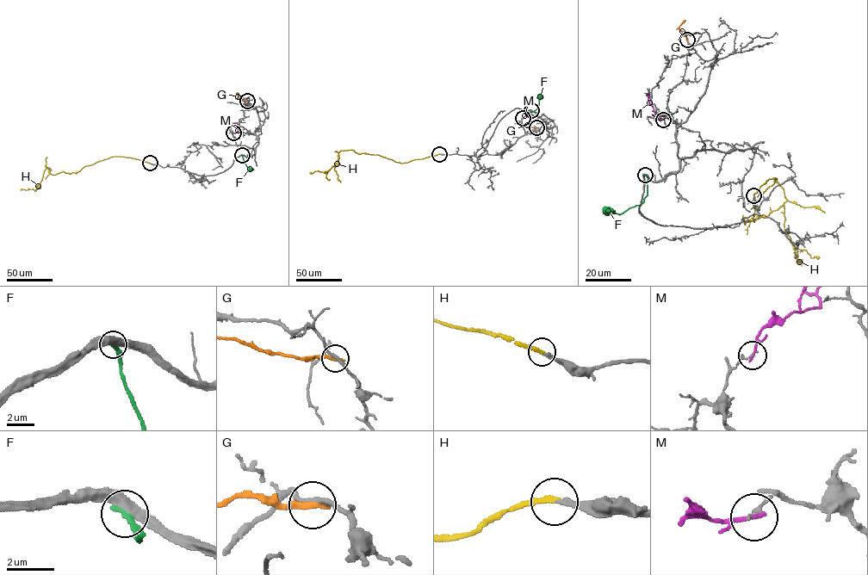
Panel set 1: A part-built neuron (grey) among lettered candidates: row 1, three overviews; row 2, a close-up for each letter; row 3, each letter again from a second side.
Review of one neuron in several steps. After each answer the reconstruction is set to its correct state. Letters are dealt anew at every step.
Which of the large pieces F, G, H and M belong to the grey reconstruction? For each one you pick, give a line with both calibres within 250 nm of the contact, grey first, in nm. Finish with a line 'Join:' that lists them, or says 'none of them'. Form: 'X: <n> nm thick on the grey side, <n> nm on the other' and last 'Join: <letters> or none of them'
H: 180 nm thick on the grey side, 200 nm on the other
Join: H

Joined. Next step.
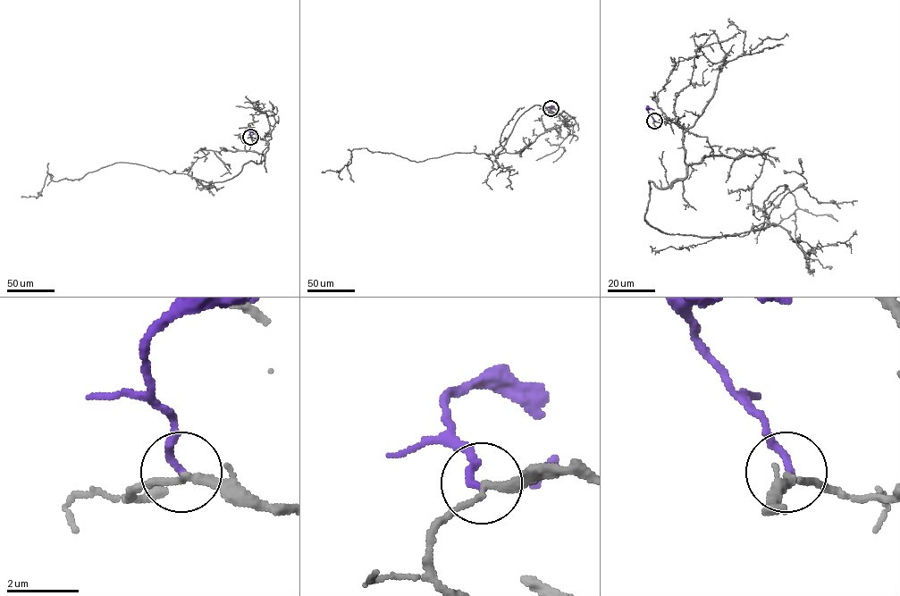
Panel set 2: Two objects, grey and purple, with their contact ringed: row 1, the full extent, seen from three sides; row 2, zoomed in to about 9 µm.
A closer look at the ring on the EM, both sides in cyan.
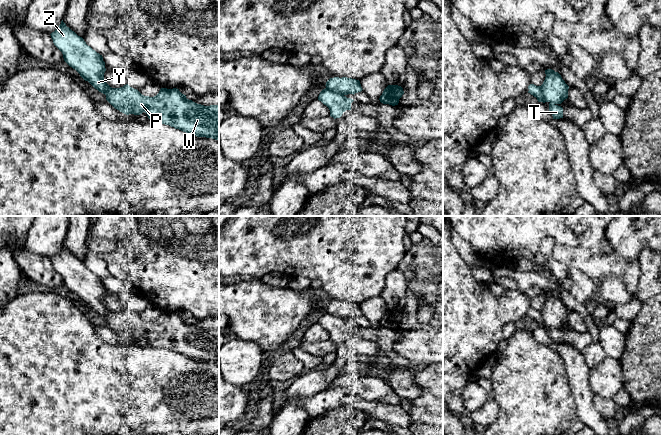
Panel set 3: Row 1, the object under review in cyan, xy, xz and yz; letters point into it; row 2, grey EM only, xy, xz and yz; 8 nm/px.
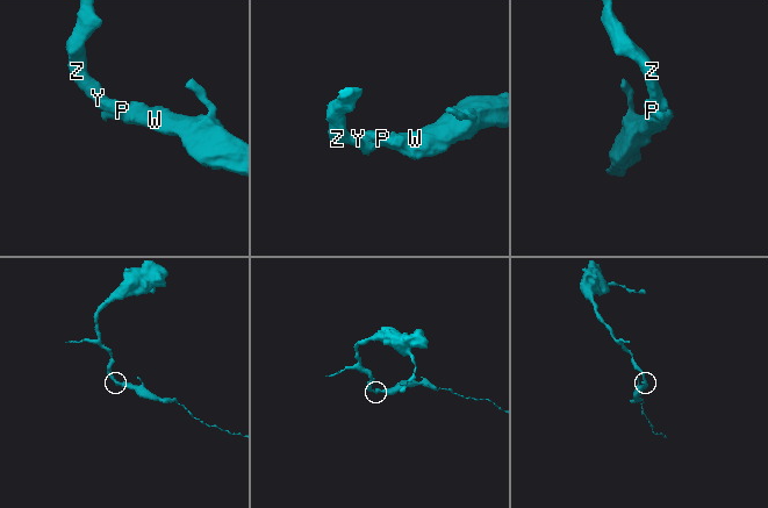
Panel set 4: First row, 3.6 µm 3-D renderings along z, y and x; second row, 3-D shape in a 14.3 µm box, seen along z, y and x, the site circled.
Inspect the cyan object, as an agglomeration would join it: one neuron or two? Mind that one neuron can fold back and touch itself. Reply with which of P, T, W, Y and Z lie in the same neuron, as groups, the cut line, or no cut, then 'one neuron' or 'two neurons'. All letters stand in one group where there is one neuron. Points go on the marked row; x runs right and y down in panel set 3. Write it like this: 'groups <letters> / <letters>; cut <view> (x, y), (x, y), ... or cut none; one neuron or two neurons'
groups P T W / Y Z; cut xz (326, 87), (343, 95); two neurons

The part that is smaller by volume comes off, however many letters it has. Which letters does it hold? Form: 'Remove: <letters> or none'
Remove: P, T, W

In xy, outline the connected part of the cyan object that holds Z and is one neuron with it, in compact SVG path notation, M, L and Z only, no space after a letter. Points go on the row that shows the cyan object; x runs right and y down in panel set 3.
M63 20L50 35L54 45L62 52L64 61L85 81L106 95L110 86L104 79L106 68L102 55L88 46L82 37L66 26Z

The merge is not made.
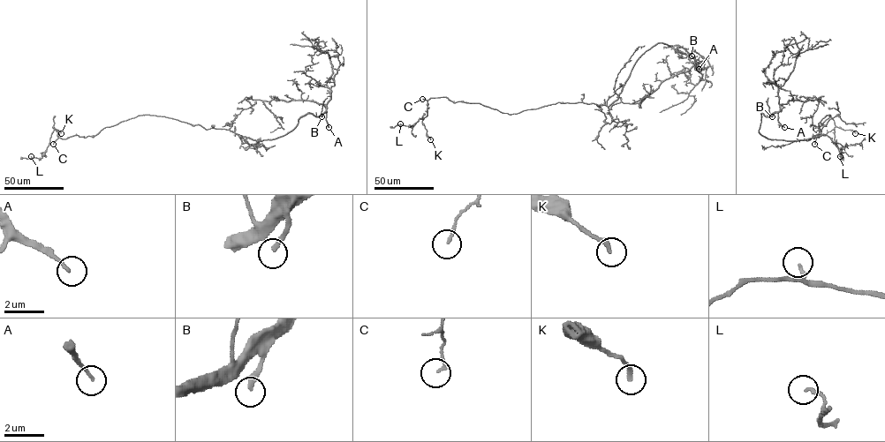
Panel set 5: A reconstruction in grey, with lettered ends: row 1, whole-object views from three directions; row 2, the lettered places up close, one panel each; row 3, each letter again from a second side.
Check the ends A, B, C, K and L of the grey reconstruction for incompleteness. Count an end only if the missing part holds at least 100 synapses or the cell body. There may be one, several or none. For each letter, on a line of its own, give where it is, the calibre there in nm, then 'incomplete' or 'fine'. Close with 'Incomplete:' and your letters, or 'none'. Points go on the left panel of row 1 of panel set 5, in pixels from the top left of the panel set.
A: (329, 127) | 140 nm | incomplete
B: (321, 116) | 240 nm | incomplete
C: (53, 144) | 120 nm | fine
K: (61, 133) | 240 nm | fine
L: (31, 156) | 160 nm | fine
Incomplete: A, B

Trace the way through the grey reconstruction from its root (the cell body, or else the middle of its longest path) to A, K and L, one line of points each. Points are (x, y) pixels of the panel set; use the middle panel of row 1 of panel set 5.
A: (605, 105), (609, 106), (617, 98), (636, 61), (659, 42), (682, 47), (696, 61), (699, 69)
K: (605, 105), (557, 102), (510, 115), (478, 103), (431, 98), (422, 121), (430, 139)
L: (605, 105), (557, 102), (510, 115), (478, 103), (431, 98), (425, 117), (411, 125), (400, 123)

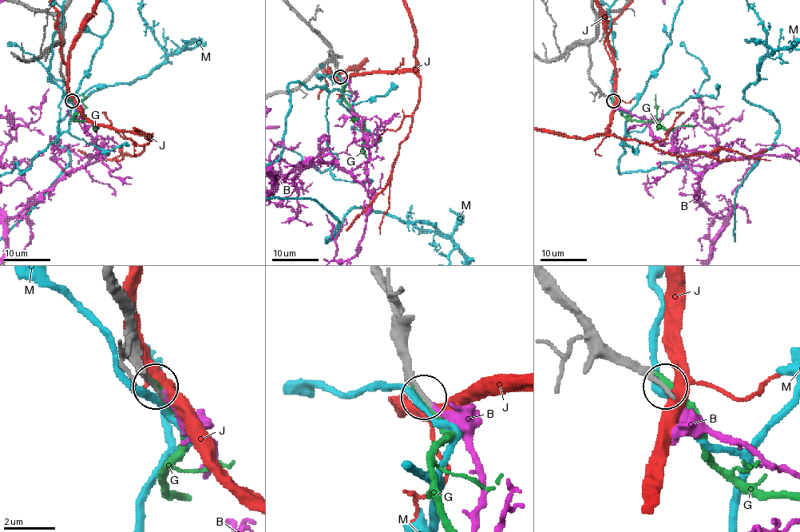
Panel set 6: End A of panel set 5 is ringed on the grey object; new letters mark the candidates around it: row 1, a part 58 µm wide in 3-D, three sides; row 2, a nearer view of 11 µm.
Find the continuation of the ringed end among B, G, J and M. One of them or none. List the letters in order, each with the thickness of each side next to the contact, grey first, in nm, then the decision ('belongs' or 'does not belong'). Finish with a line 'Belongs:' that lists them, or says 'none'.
B: calibres 160 and 180 nm; does not belong
G: calibres 220 and 280 nm; belongs
J: calibres 150 and 400 nm; does not belong
M: calibres 160 and 240 nm; does not belong
Belongs: G

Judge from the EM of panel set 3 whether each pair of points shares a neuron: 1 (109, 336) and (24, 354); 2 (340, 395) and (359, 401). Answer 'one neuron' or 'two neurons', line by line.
1: two neurons
2: one neuron

